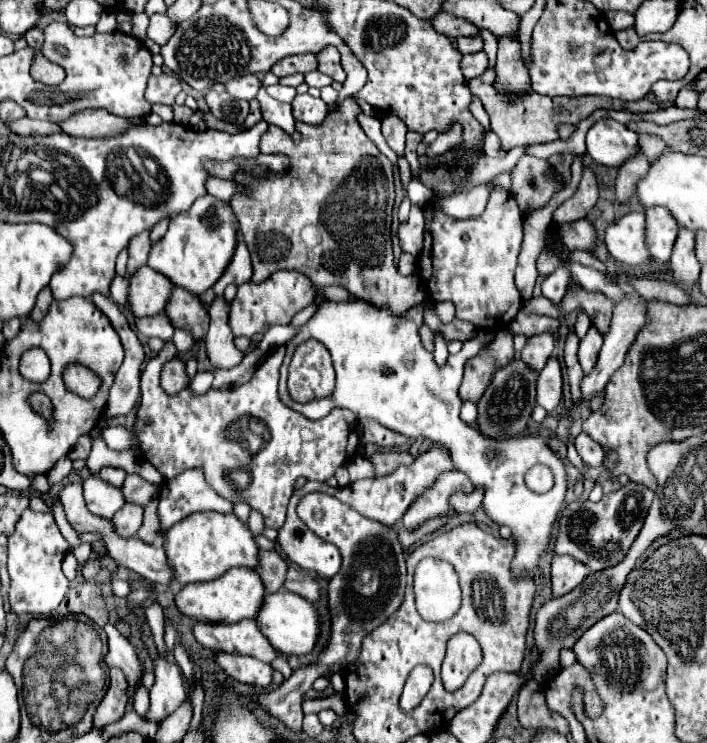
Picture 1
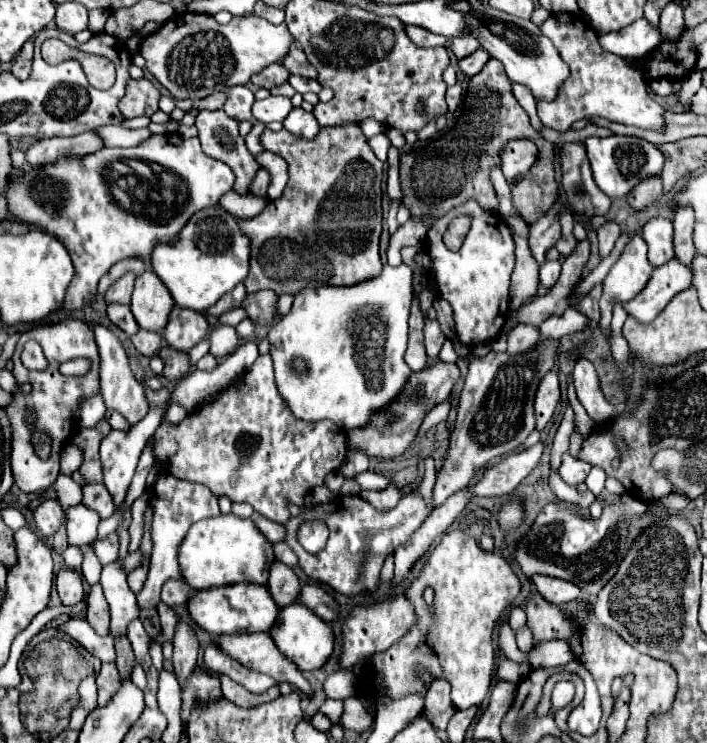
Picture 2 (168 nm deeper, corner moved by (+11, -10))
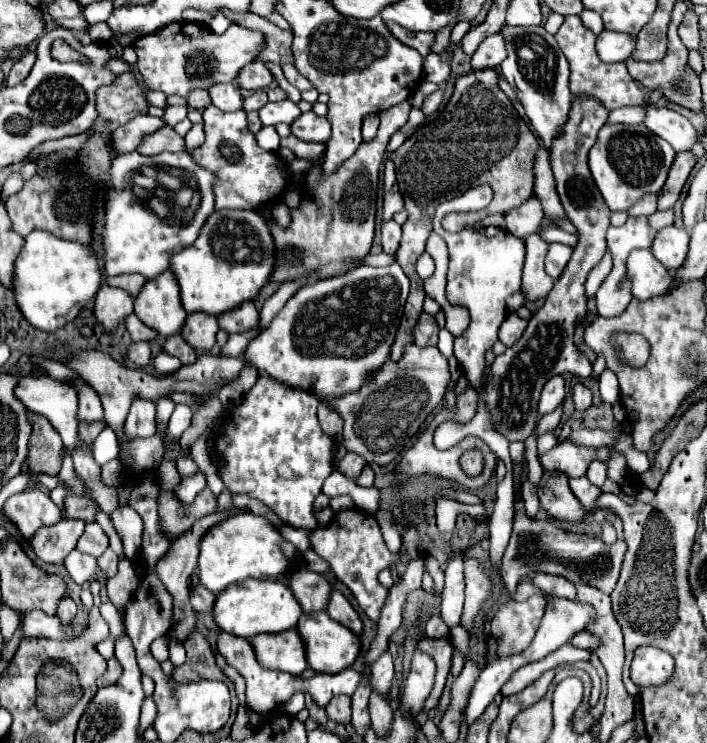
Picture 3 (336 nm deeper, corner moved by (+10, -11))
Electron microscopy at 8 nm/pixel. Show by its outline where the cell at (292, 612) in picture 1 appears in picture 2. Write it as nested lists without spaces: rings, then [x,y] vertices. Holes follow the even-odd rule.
[[[297,602],[281,608],[277,624],[269,630],[269,636],[273,638],[273,642],[281,650],[281,654],[287,656],[299,670],[321,668],[333,652],[331,626],[327,622],[323,622],[321,618],[317,618],[309,608],[305,608],[303,604],[297,604]]]

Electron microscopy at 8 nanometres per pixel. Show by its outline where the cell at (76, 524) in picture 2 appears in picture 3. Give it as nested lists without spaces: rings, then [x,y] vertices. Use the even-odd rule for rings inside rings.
[[[62,519],[56,525],[38,529],[28,539],[28,543],[42,561],[46,561],[46,563],[62,563],[66,559],[66,555],[76,547],[76,541],[82,535],[84,527],[86,525],[82,521]]]

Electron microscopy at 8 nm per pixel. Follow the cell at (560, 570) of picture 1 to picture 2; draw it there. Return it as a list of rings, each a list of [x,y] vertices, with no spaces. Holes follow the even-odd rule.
[[[533,576],[531,578],[537,592],[551,604],[555,606],[561,606],[565,602],[571,602],[575,598],[581,596],[581,590],[571,584],[571,582],[565,582],[565,580],[557,580],[557,578],[549,578],[549,576]]]

